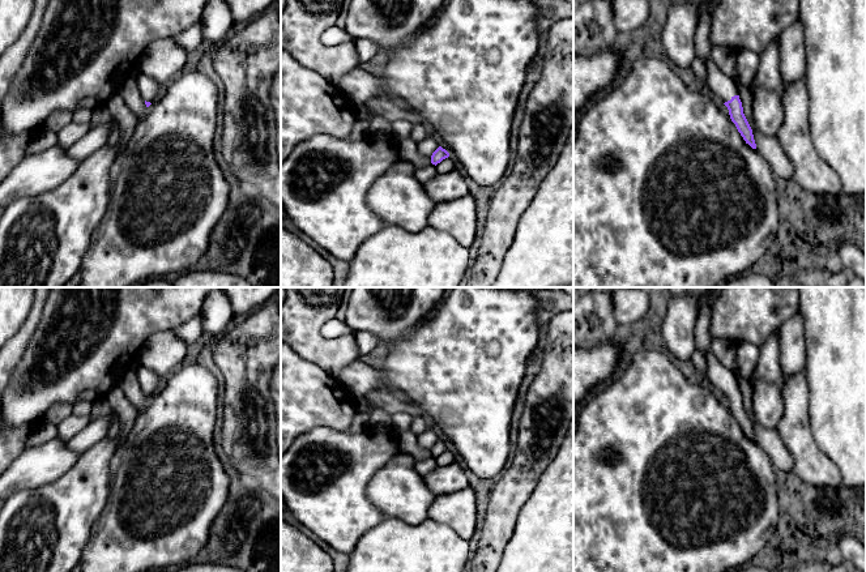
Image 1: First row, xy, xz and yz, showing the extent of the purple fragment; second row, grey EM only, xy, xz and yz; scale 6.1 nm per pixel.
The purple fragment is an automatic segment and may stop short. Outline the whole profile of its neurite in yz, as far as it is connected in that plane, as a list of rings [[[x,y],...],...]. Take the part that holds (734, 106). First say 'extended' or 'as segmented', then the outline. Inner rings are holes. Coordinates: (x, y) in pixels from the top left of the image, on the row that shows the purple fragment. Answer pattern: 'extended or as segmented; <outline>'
extended; [[[712,59],[705,63],[705,68],[707,85],[712,90],[713,97],[728,107],[730,119],[735,124],[746,144],[748,144],[752,149],[756,149],[752,129],[743,114],[742,102],[734,80],[726,76]]]

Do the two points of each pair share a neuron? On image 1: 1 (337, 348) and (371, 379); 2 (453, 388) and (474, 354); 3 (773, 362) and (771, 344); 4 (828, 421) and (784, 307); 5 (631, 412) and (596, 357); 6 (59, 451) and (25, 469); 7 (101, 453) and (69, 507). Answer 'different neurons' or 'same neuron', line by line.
1: different neurons
2: same neuron
3: same neuron
4: different neurons
5: different neurons
6: same neuron
7: same neuron

